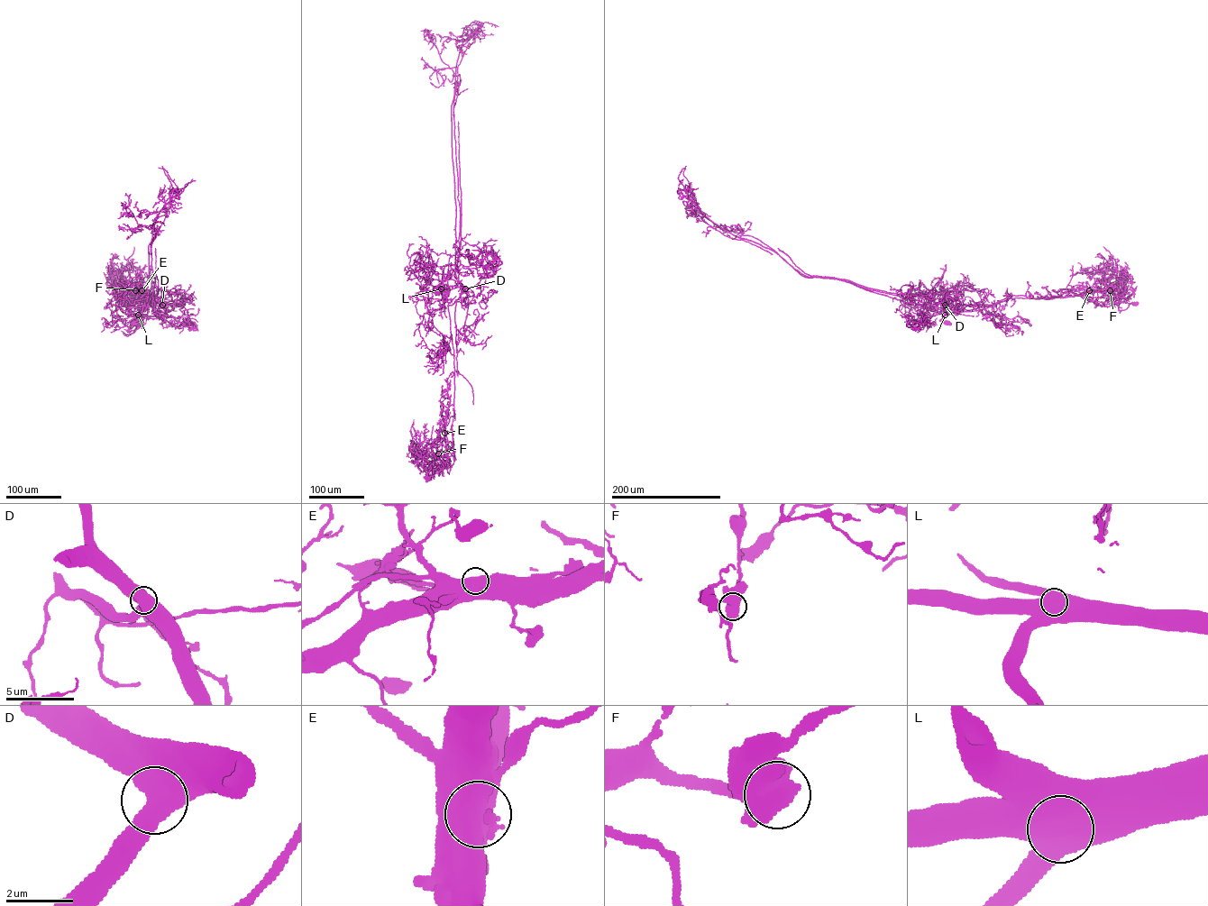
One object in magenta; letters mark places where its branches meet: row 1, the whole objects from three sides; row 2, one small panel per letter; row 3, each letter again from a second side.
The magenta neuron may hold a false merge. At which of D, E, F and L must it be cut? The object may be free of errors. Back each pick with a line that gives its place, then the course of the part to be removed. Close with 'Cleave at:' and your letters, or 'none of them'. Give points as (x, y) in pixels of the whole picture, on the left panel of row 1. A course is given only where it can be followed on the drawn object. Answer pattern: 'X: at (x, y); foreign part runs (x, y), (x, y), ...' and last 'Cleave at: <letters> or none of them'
E: at (141, 290); foreign part runs (141, 290), (134, 294), (122, 290), (113, 277), (114, 270), (117, 271), (109, 269), (111, 262)
Cleave at: E

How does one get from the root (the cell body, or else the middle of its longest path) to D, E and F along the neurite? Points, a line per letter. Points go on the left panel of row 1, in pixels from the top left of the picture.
D: (132, 322), (137, 315), (164, 315), (162, 305)
E: (132, 322), (137, 315), (134, 309), (143, 311), (145, 305), (146, 309), (151, 298), (141, 290)
F: (132, 322), (134, 309), (143, 311), (145, 305), (146, 309), (151, 298), (143, 289), (136, 297), (135, 290)

